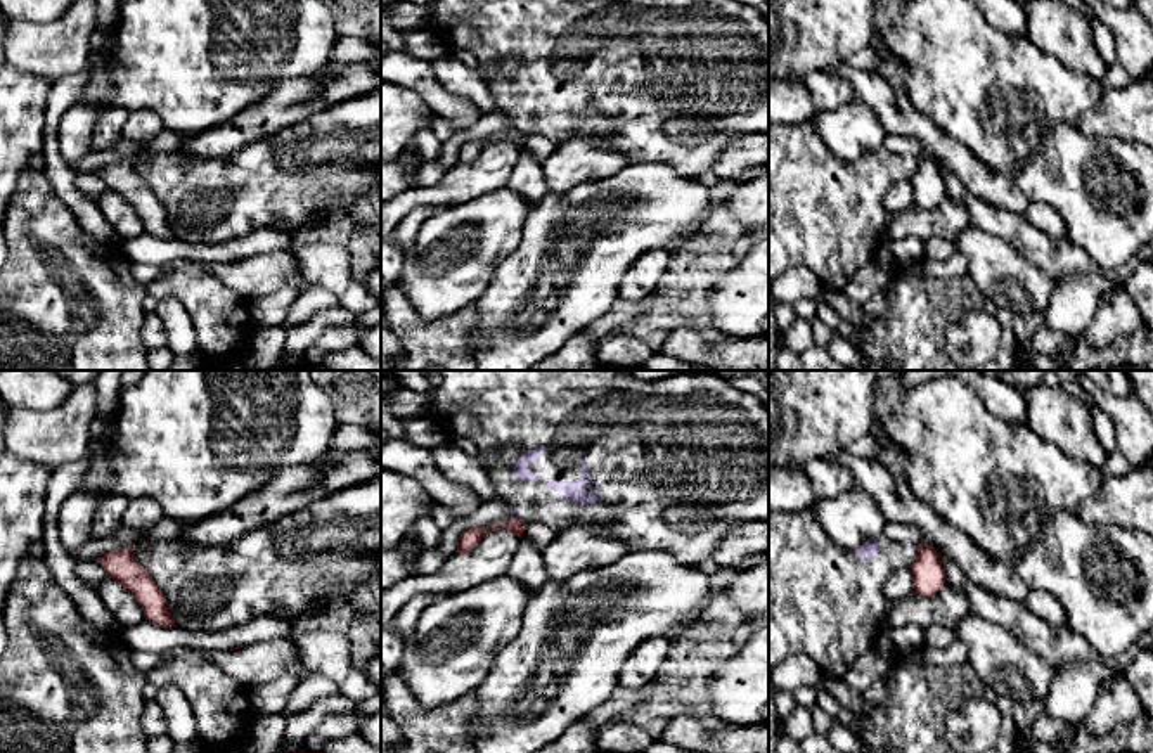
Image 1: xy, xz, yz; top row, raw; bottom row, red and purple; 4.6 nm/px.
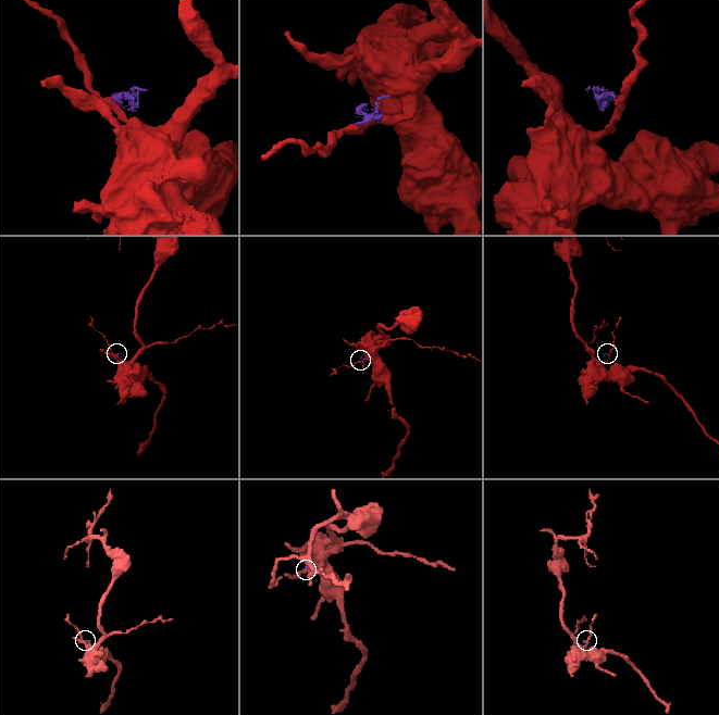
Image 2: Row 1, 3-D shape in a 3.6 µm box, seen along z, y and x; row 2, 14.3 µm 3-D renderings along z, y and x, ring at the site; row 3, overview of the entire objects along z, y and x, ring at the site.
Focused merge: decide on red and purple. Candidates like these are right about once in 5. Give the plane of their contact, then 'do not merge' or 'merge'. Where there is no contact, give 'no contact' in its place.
meets red in xz; do not merge

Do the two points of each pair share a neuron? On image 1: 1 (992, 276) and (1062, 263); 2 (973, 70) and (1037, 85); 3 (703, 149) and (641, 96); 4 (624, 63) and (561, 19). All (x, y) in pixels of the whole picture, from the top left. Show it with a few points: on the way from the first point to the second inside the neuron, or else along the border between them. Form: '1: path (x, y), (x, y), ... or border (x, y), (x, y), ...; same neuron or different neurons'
1: border (1008, 241), (1053, 279); different neurons
2: path (989, 75), (998, 75), (1004, 82), (1022, 82); same neuron
3: path (688, 134), (657, 102); same neuron
4: path (608, 47), (592, 45), (577, 30); same neuron

